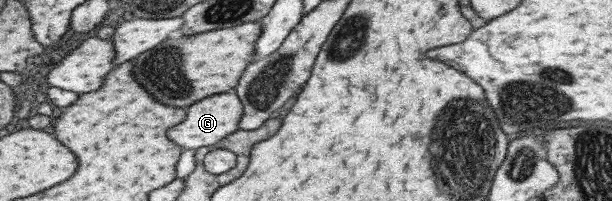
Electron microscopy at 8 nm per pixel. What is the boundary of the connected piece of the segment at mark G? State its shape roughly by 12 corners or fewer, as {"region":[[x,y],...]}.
{"region":[[234,91],[187,107],[171,129],[184,149],[216,148],[240,129],[242,99]]}

